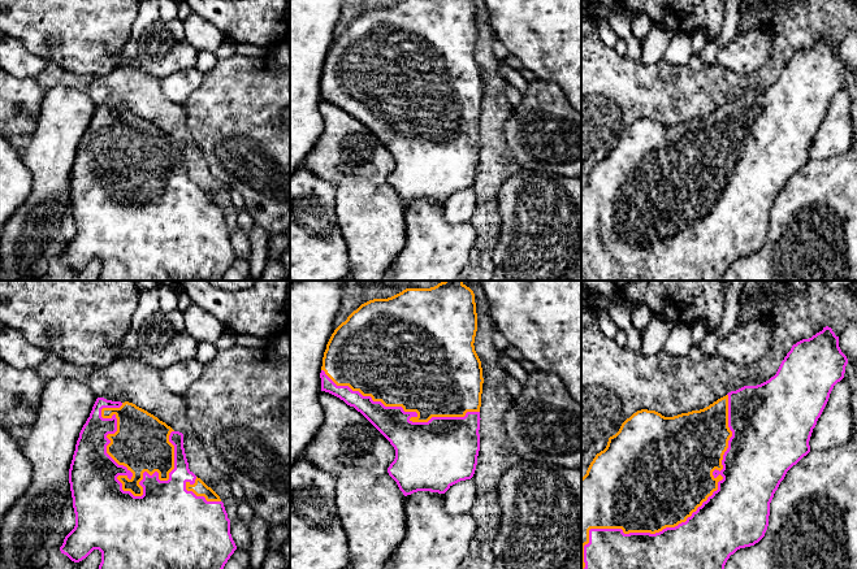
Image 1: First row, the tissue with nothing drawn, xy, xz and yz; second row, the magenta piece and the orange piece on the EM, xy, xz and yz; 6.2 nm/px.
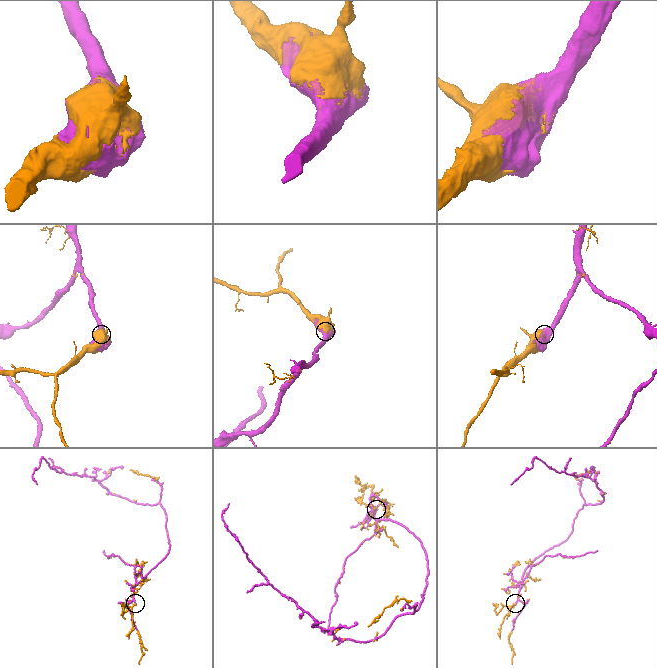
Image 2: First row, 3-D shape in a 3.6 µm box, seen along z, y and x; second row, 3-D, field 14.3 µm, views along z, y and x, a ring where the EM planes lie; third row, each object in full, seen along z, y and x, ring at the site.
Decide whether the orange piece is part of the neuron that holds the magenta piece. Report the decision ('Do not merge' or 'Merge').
Merge

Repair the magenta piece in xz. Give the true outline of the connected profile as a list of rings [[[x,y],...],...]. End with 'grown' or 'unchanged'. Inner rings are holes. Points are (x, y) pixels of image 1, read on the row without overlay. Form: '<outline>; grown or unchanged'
[[[402,0],[388,8],[373,8],[362,13],[332,43],[323,66],[321,100],[329,101],[360,121],[394,156],[395,168],[388,177],[404,205],[417,200],[445,203],[453,194],[471,188],[480,160],[480,116],[482,103],[482,77],[475,60],[477,22],[473,0]]]; grown

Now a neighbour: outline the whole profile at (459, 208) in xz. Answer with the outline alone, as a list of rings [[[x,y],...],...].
[[[473,188],[460,190],[443,203],[443,216],[450,223],[467,223],[476,209],[476,195]]]

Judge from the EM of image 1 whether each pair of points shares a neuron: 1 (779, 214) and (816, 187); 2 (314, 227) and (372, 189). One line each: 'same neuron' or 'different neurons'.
1: same neuron
2: different neurons

